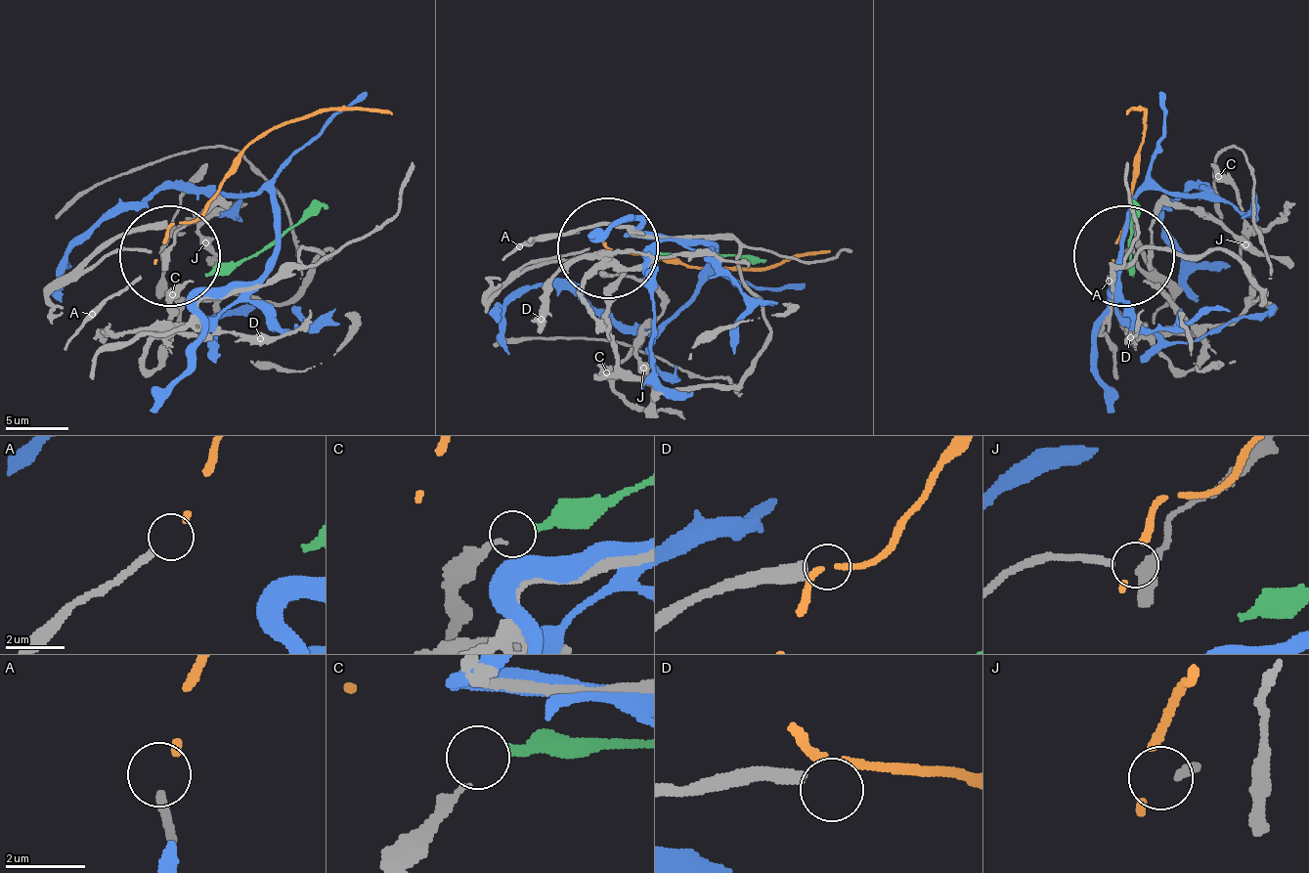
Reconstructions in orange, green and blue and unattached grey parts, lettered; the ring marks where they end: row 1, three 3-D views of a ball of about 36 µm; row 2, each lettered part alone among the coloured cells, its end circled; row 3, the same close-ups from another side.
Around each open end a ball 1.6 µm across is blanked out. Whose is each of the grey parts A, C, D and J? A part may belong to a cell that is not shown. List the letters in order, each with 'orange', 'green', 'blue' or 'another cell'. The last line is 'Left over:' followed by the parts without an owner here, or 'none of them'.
A: orange
C: green
D: another cell
J: another cell
Left over: D, J

